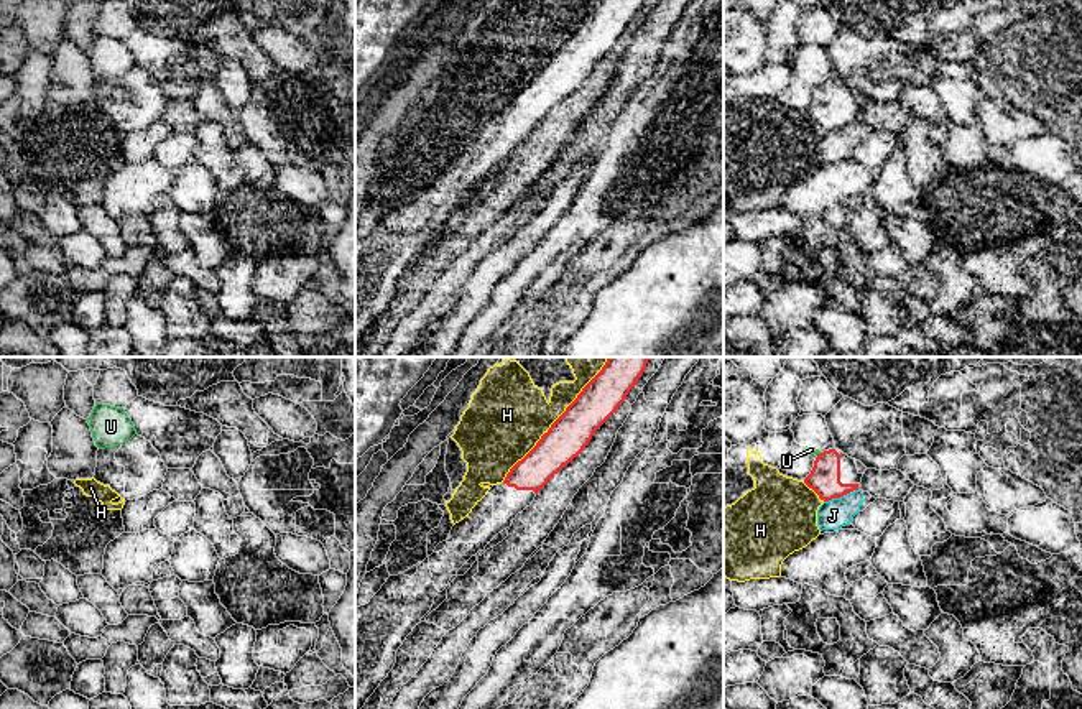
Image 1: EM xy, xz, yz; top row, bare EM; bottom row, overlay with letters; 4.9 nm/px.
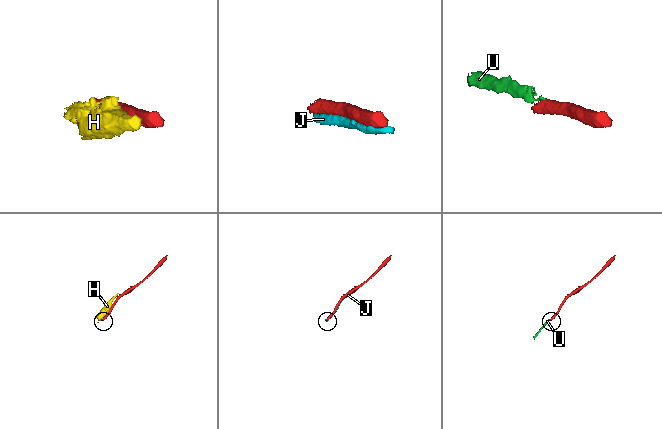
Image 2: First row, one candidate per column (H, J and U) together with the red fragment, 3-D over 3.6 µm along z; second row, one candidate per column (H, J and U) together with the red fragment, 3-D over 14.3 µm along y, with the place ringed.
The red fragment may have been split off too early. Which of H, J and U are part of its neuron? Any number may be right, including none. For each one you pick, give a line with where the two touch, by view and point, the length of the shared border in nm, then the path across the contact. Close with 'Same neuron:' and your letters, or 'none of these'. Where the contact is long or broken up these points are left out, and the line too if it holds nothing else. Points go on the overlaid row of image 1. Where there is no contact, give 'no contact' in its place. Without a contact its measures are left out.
Same neuron: none of these

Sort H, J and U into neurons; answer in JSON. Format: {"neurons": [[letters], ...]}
{"neurons": [["H"], ["J"], ["U"]]}

